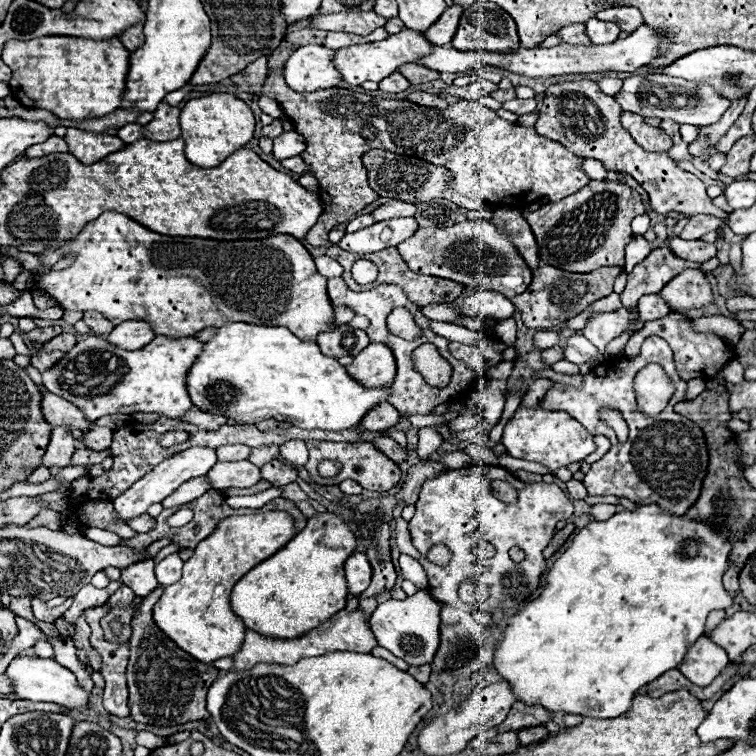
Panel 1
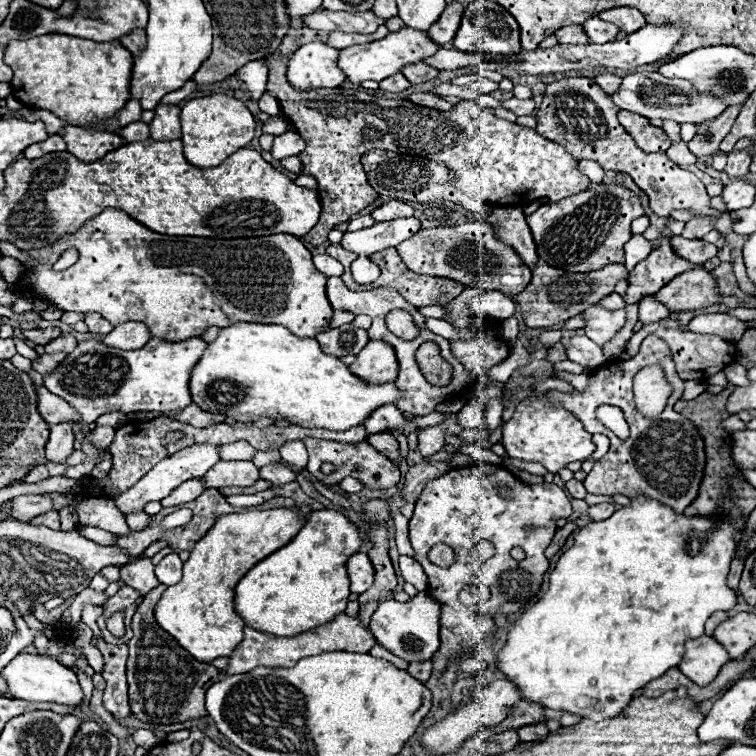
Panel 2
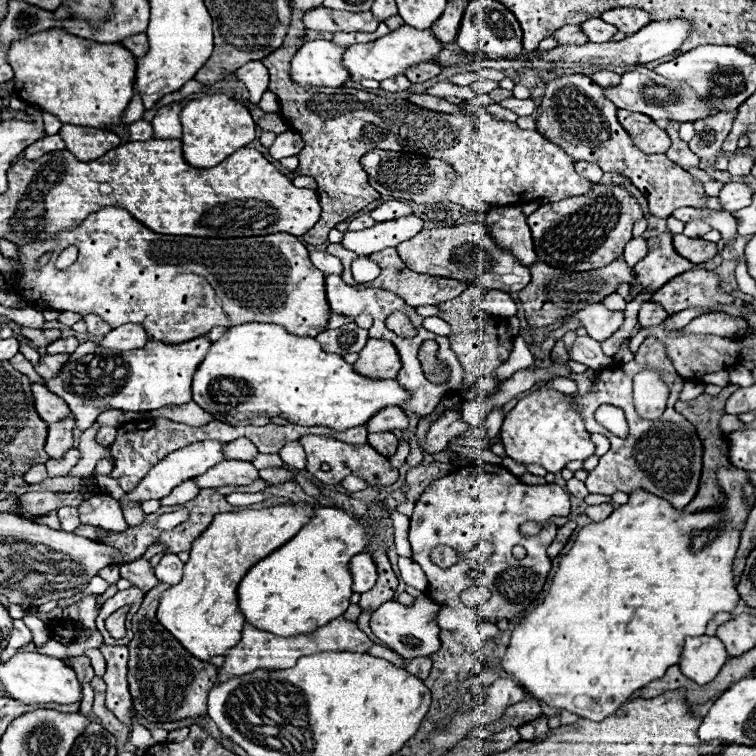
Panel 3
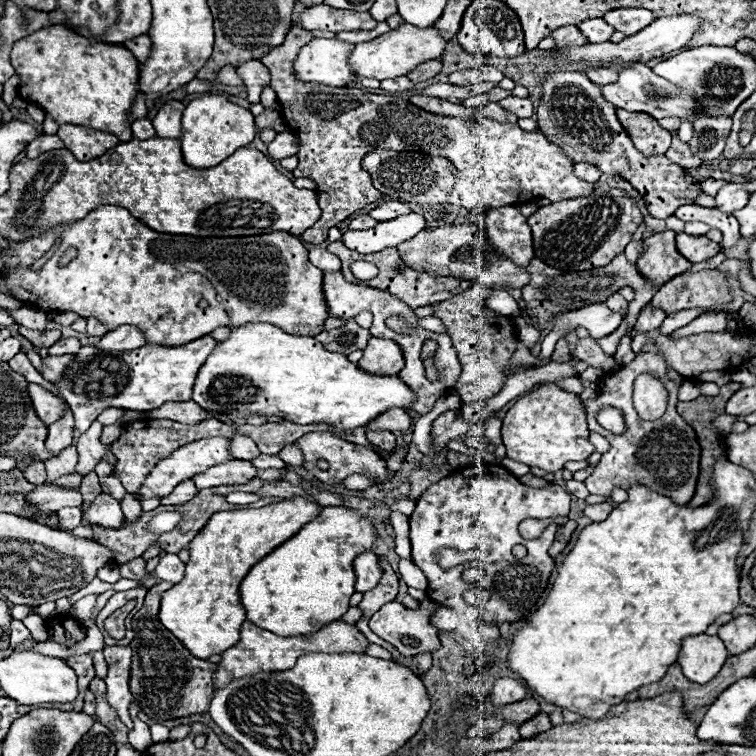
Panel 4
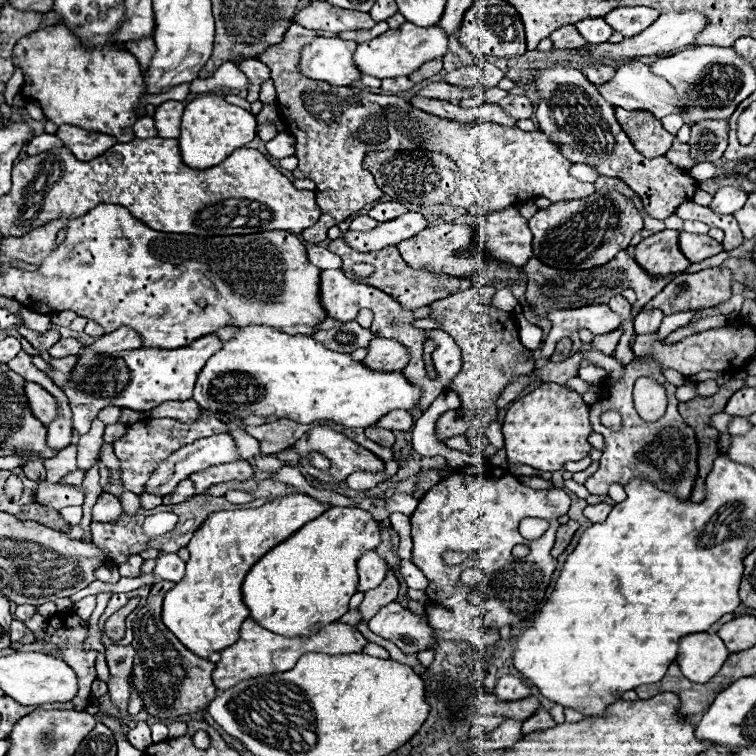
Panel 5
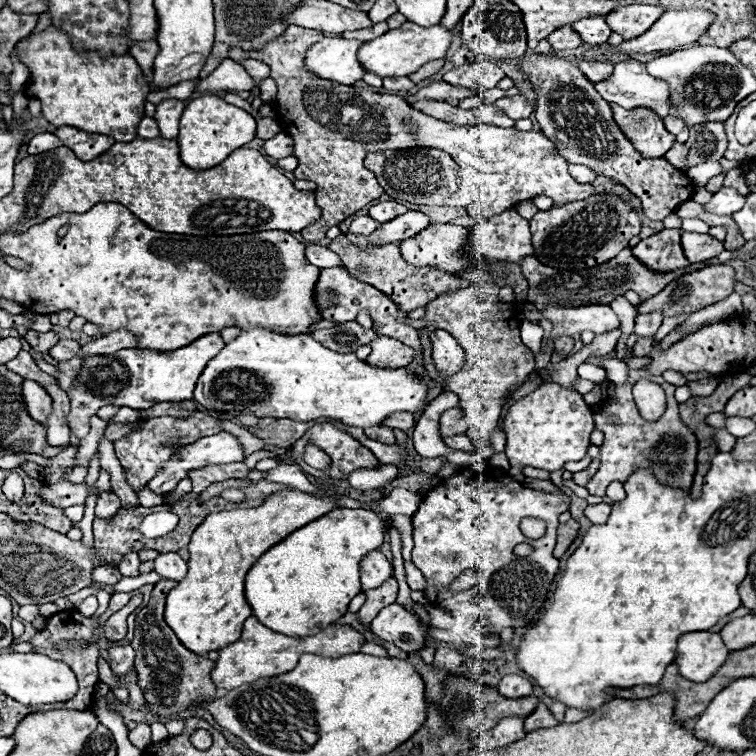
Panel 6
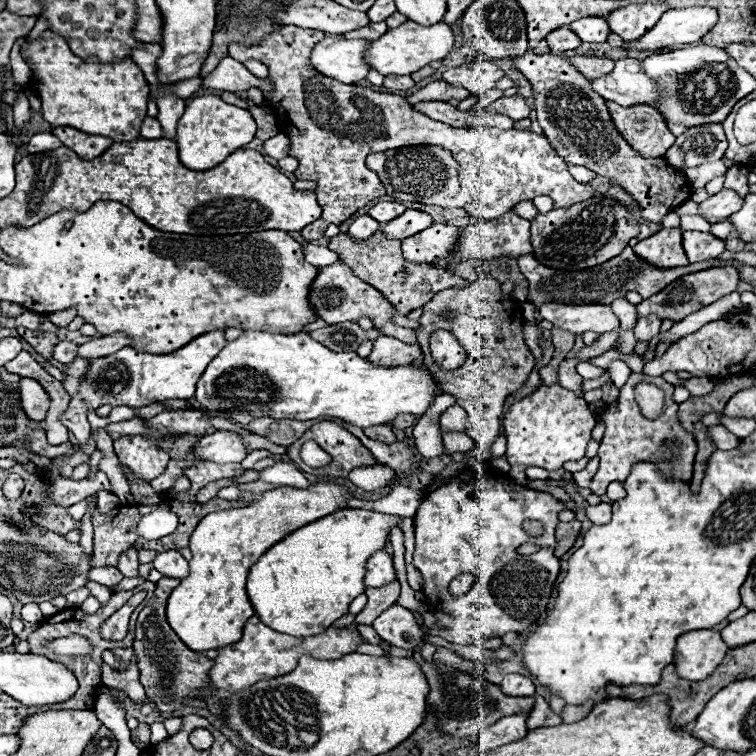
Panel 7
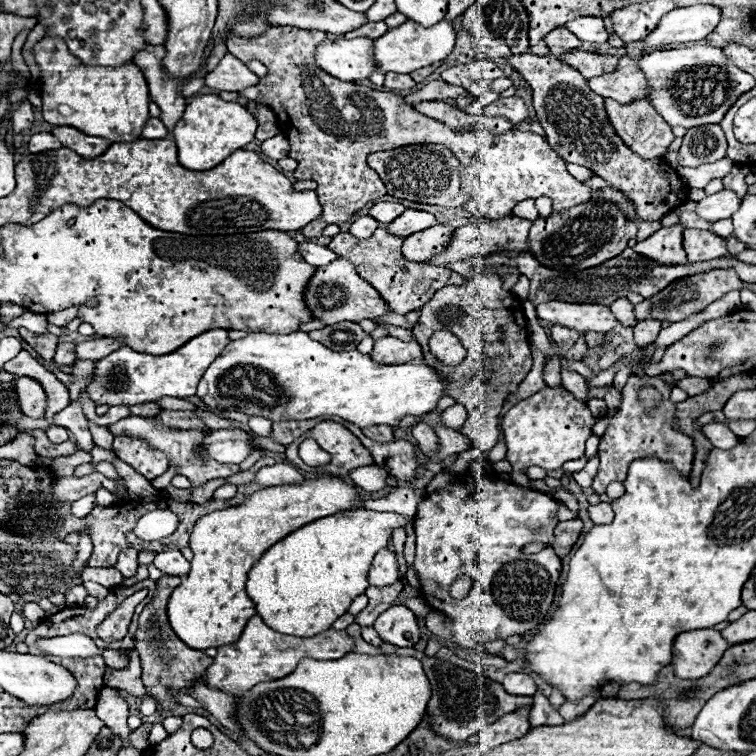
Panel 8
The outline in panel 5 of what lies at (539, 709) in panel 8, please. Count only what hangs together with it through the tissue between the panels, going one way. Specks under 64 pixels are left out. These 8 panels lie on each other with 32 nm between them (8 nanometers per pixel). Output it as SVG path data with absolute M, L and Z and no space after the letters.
M540 706L540 710L538 710L534 716L530 716L530 718L522 724L522 728L524 728L524 734L530 734L530 732L536 732L536 730L552 728L554 724L556 724L556 722L552 720L550 712L548 712L548 710L544 710L544 708Z

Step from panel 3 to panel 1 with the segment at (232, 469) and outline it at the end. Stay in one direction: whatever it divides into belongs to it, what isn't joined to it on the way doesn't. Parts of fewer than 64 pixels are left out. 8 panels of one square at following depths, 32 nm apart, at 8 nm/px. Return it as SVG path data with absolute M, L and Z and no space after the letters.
M248 460L218 462L206 474L206 478L208 478L210 486L216 488L216 490L224 490L224 488L250 488L258 480L262 480L260 468L256 468Z

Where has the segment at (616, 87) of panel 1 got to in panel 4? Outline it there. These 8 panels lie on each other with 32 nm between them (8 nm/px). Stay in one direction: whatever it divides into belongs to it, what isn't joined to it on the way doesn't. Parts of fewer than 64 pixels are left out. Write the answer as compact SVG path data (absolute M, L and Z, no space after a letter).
M596 68L596 70L590 70L590 80L598 86L604 86L604 84L610 84L618 78L618 74L612 70L612 68Z

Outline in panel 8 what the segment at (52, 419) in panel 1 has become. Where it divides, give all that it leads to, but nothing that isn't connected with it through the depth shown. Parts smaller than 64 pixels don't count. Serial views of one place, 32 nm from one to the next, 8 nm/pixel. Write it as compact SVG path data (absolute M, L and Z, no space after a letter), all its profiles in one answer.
M28 376L16 378L12 386L14 386L14 392L16 392L16 400L18 400L20 410L26 416L42 418L44 410L46 410L46 394L44 394L42 386Z

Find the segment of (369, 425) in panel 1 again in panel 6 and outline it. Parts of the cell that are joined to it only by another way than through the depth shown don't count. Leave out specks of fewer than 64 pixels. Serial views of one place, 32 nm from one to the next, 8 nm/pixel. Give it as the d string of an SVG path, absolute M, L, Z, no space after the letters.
M398 412L394 416L390 416L388 420L382 422L382 426L388 426L388 428L398 428L398 430L408 430L414 426L414 416L410 412Z

